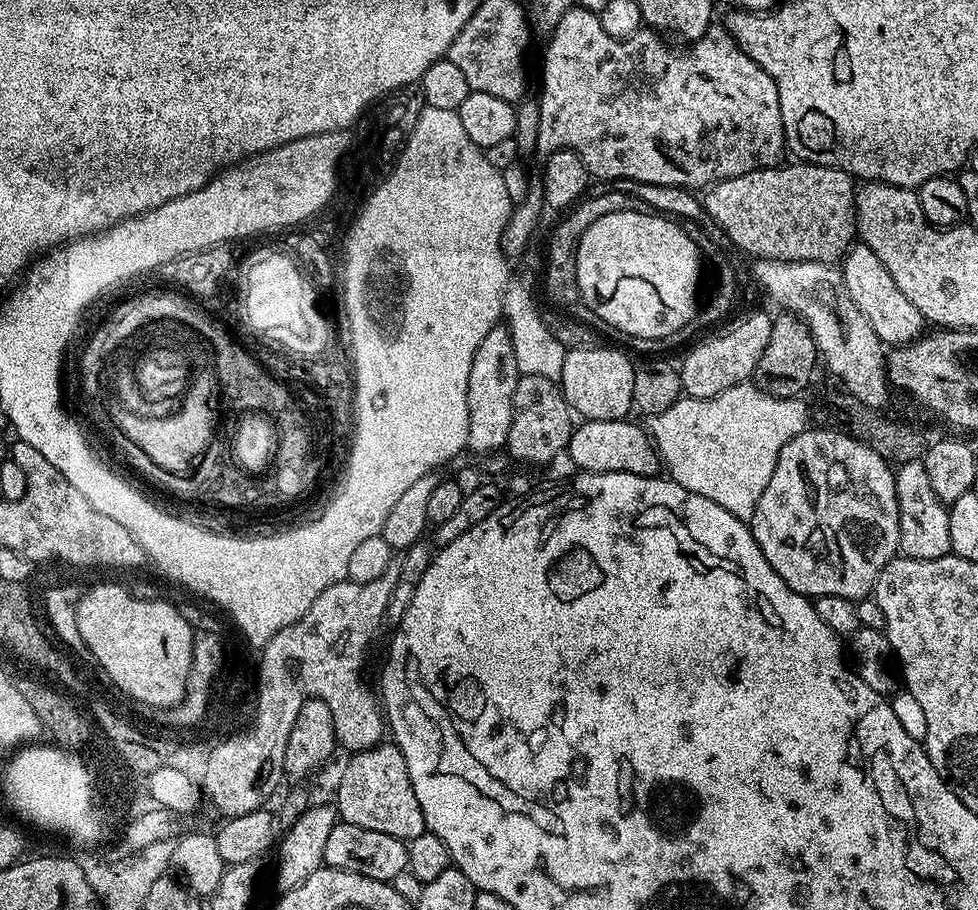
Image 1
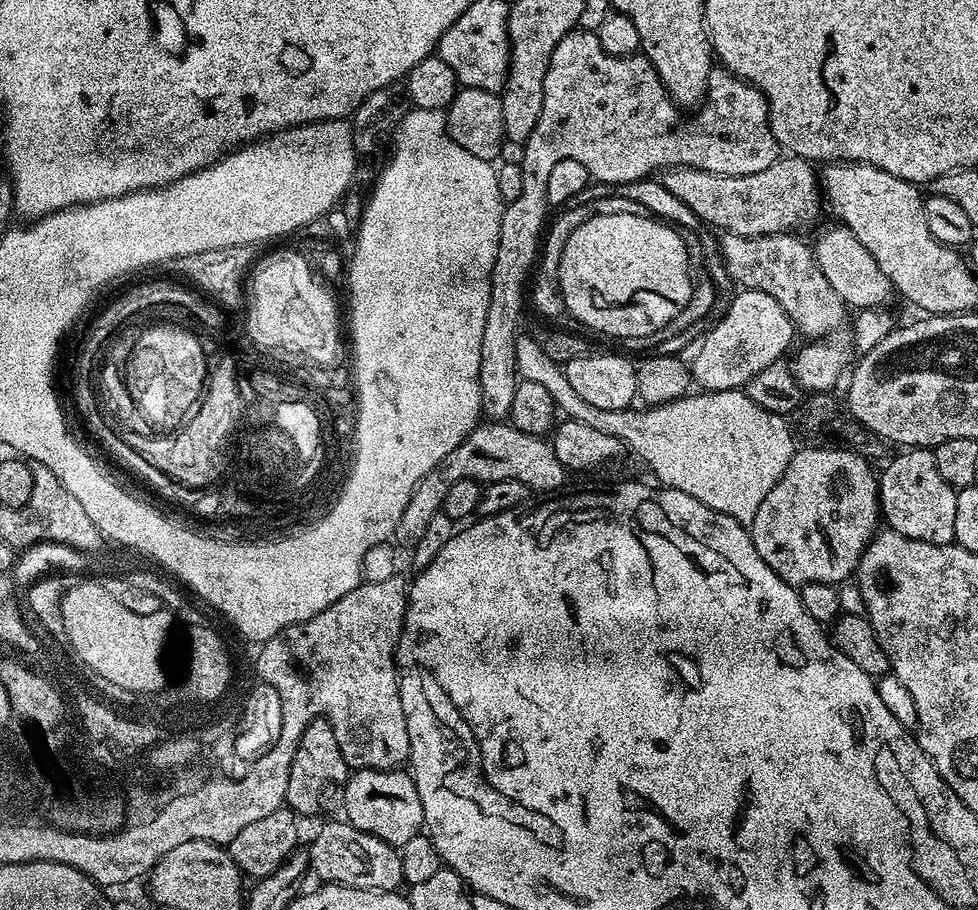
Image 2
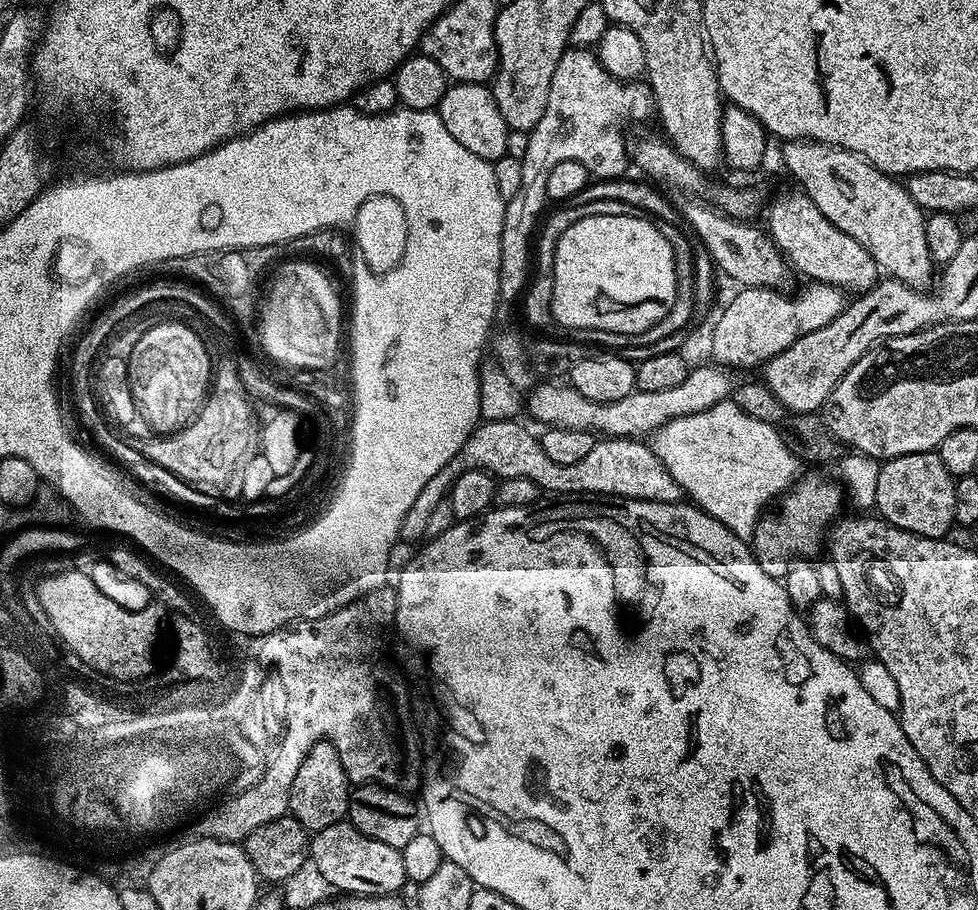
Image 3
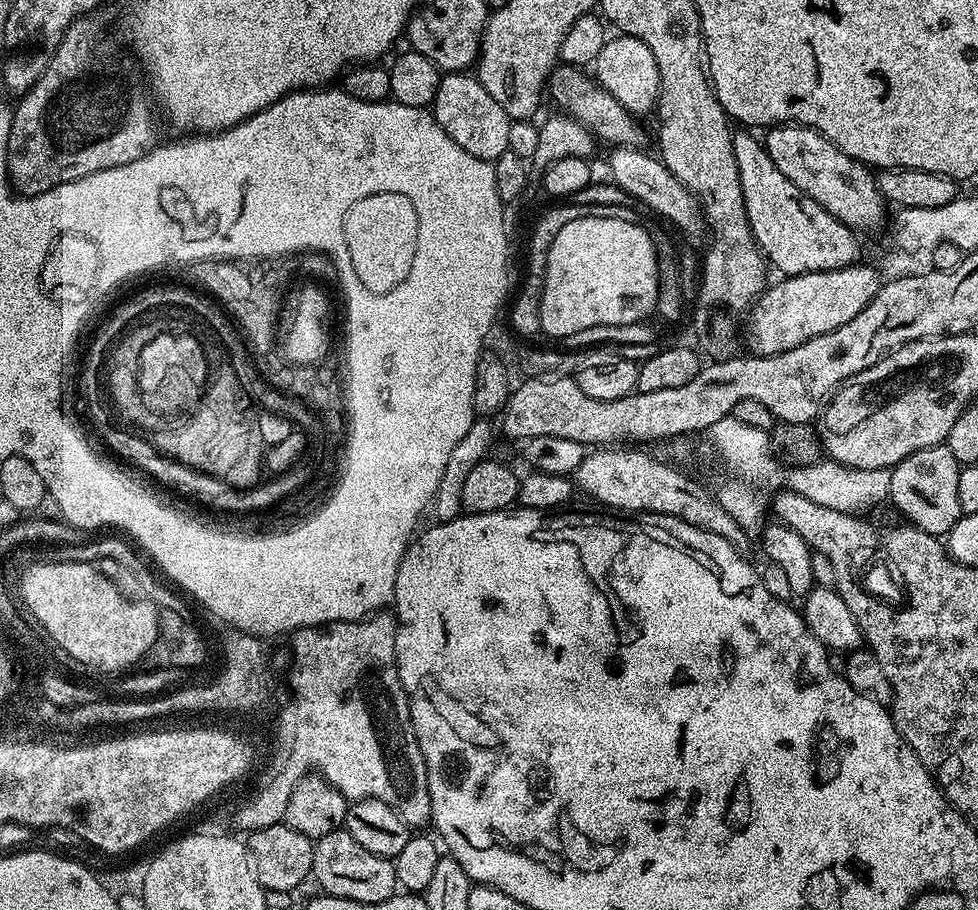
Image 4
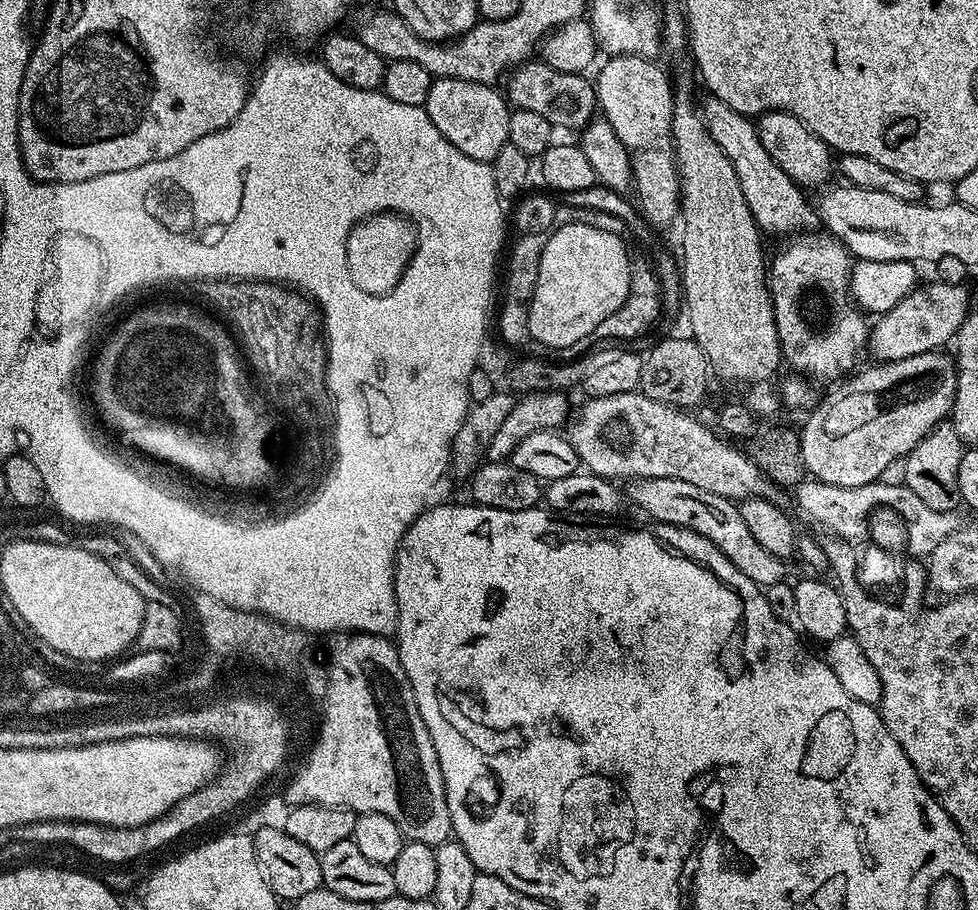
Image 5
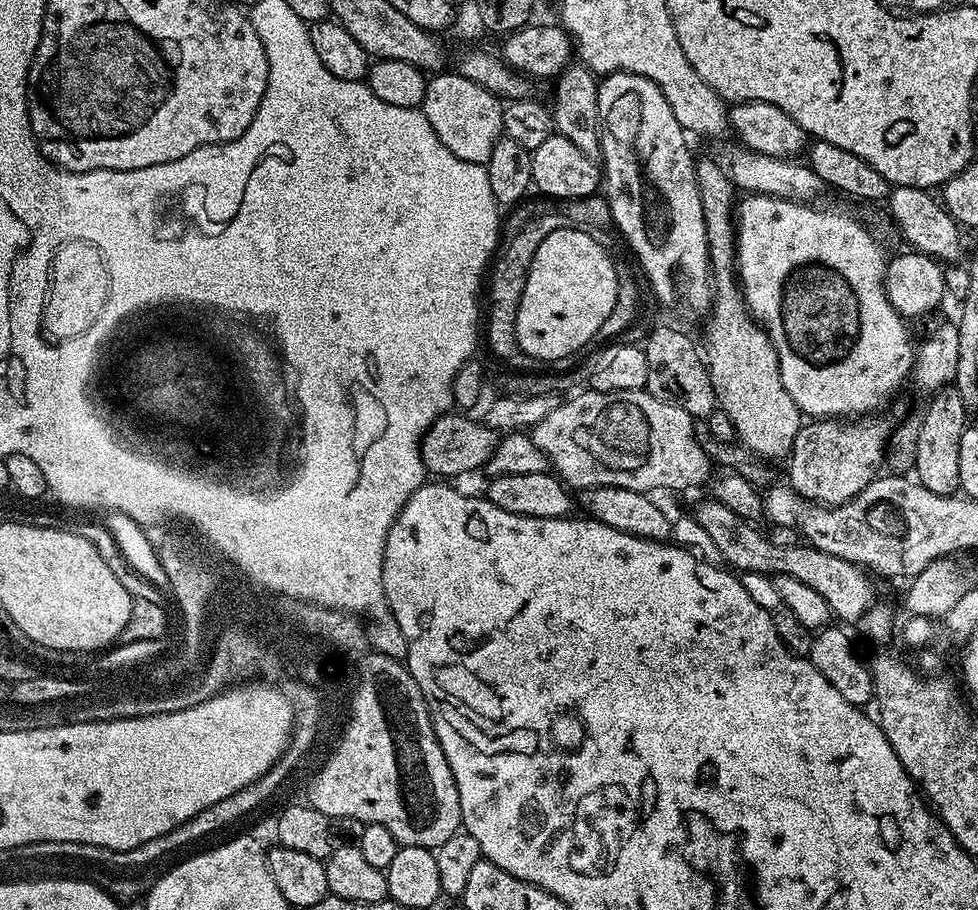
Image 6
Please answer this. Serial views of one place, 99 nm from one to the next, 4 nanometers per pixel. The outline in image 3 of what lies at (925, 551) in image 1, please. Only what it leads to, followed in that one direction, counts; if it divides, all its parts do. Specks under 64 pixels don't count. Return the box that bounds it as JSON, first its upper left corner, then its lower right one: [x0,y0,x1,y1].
[874,451,956,540]

